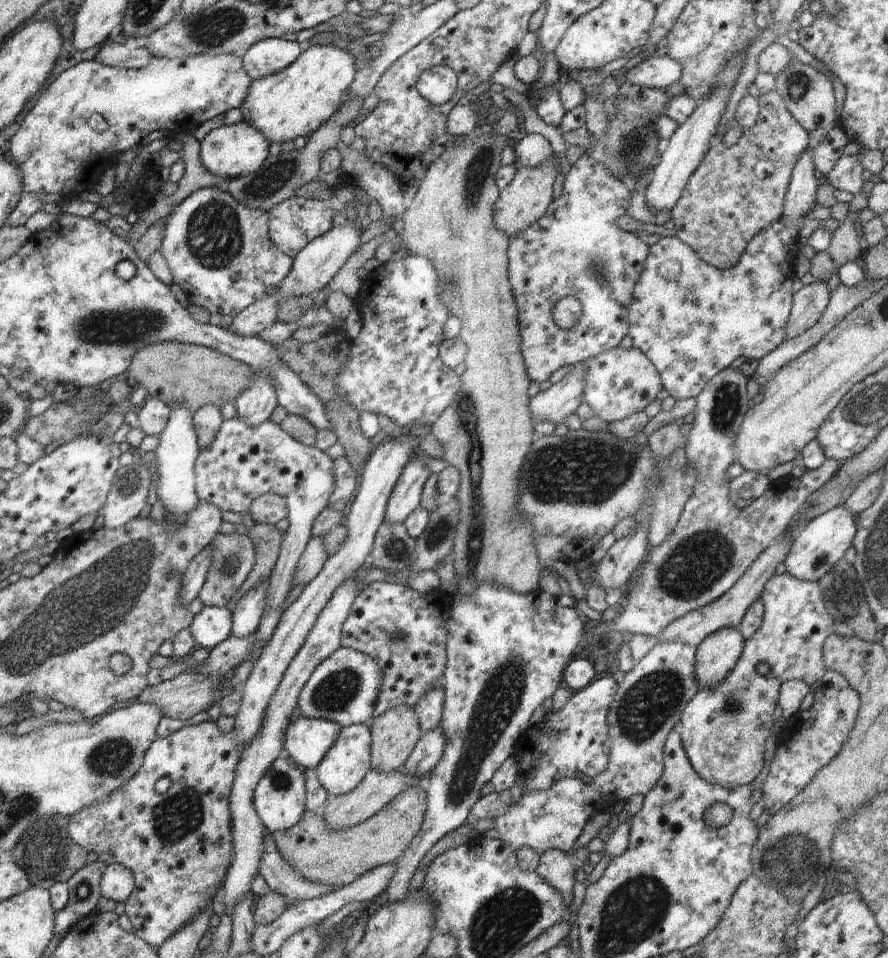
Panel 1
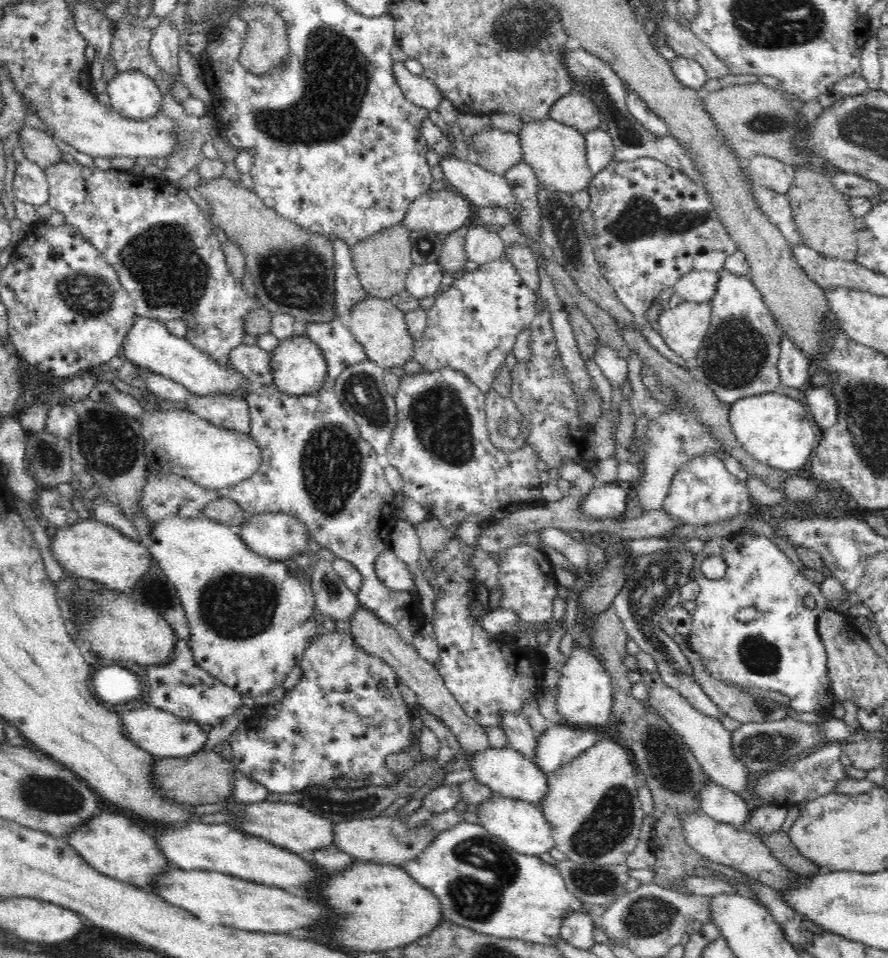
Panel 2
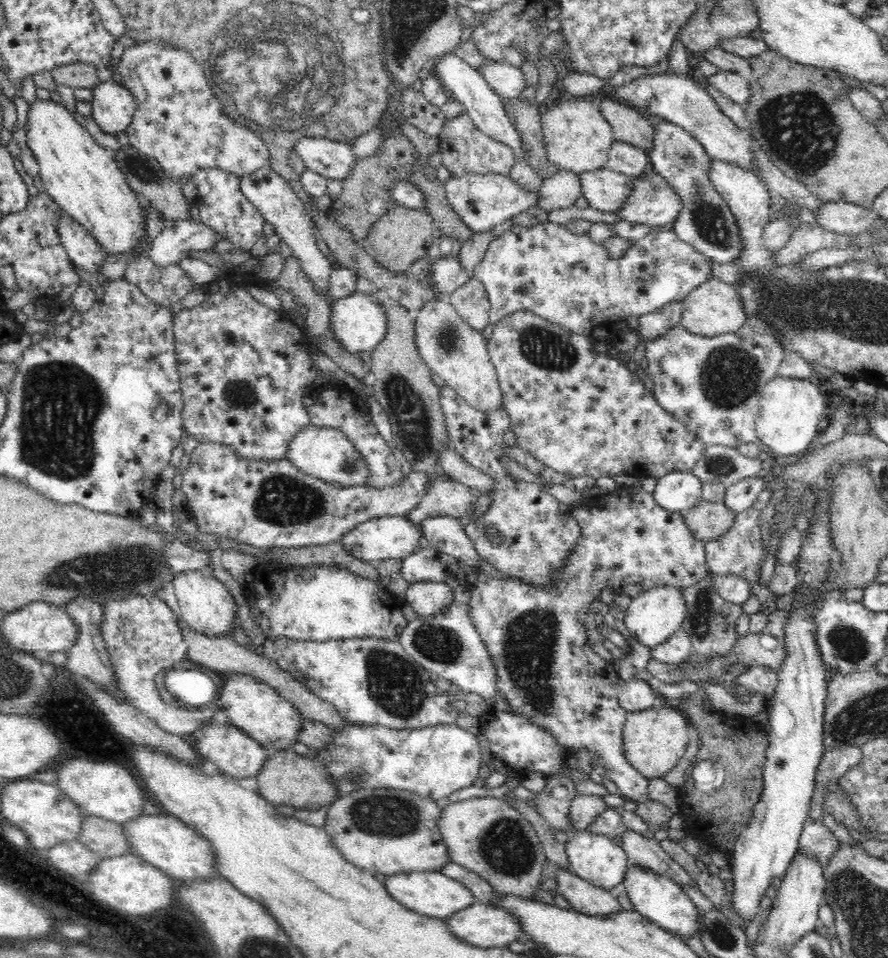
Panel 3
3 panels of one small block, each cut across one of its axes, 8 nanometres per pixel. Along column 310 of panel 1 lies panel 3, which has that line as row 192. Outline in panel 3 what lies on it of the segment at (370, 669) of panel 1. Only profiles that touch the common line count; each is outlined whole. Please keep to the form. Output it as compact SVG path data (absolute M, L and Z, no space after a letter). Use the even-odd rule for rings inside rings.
M662 120L654 124L654 146L648 153L654 171L666 180L682 201L682 210L679 210L673 226L678 239L716 263L732 263L742 252L742 233L728 203L710 179L711 159L702 144L681 127Z

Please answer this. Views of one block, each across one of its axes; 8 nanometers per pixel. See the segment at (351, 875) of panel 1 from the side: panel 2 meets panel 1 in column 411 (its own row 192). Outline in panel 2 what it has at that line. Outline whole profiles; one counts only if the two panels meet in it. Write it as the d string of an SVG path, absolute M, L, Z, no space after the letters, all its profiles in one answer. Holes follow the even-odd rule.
M798 167L793 186L785 194L794 213L794 223L805 240L804 246L831 259L854 261L857 253L855 217L848 200L822 172Z

